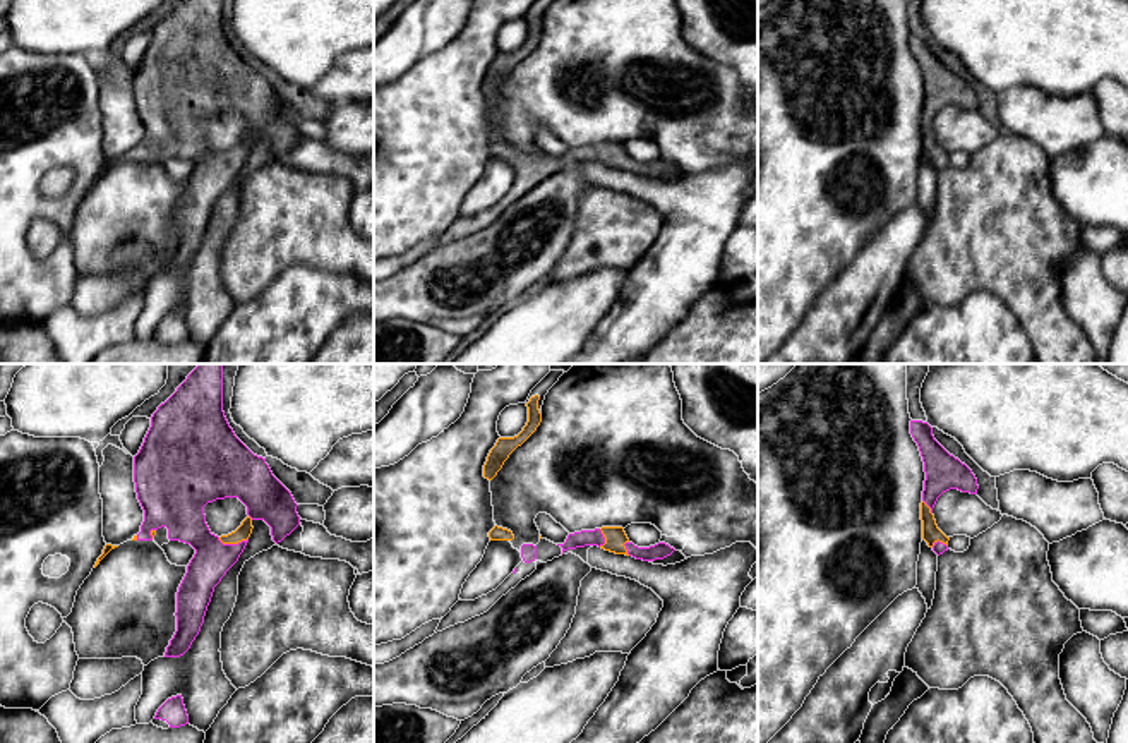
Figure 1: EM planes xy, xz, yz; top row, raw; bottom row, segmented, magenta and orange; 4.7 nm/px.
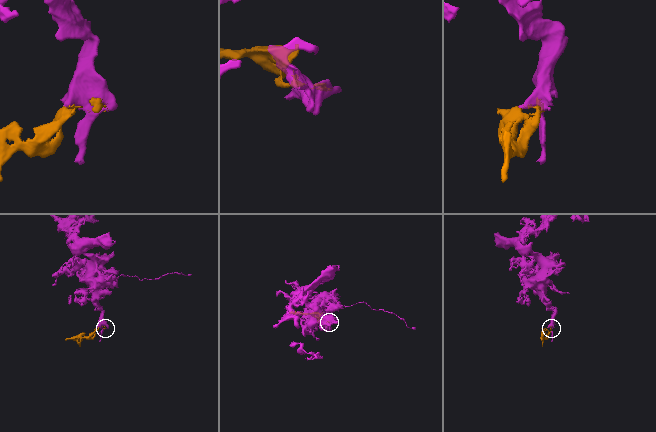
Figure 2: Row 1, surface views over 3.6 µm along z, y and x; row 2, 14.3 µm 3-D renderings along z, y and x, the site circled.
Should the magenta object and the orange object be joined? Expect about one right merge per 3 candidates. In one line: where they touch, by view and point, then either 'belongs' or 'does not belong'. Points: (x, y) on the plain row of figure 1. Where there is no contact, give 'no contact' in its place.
contact xy (232, 160); belongs

